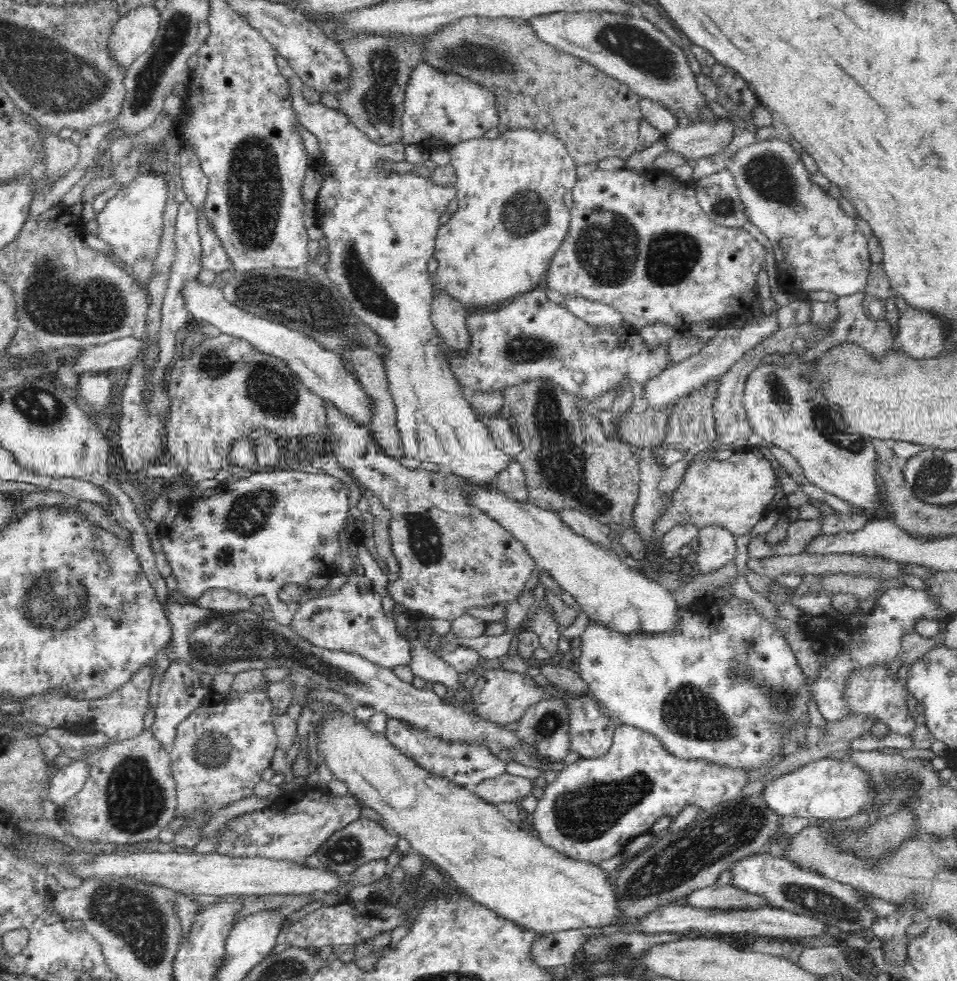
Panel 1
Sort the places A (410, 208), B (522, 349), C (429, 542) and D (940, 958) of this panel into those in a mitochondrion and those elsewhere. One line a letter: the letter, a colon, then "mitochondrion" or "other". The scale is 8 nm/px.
A: other
B: mitochondrion
C: mitochondrion
D: other

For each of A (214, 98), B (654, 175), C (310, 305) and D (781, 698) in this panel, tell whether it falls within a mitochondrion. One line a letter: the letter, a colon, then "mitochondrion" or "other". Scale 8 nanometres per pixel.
A: other
B: other
C: mitochondrion
D: mitochondrion

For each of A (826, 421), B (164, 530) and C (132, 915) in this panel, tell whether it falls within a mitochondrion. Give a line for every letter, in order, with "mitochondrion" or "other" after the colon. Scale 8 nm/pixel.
A: mitochondrion
B: other
C: mitochondrion

